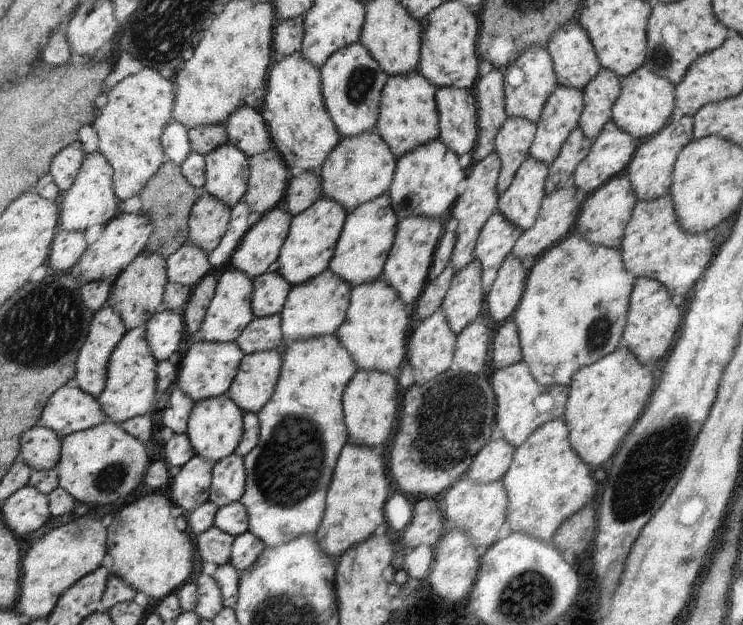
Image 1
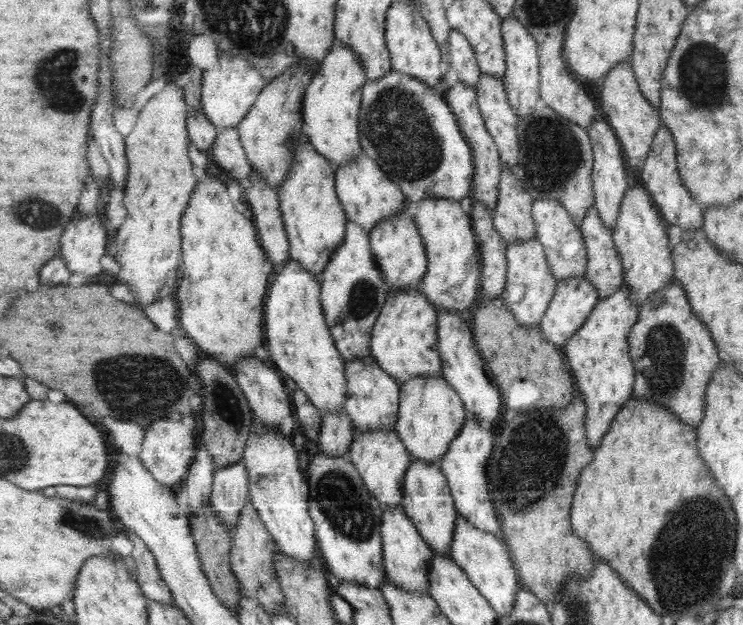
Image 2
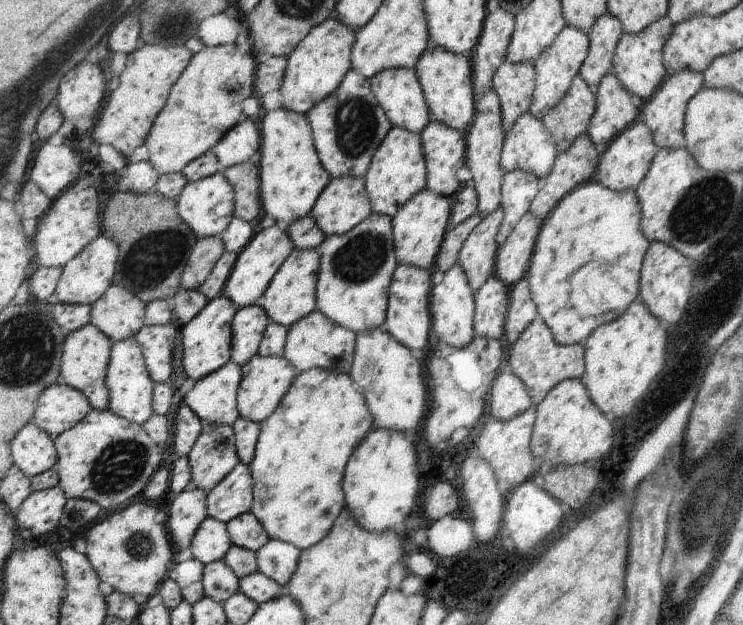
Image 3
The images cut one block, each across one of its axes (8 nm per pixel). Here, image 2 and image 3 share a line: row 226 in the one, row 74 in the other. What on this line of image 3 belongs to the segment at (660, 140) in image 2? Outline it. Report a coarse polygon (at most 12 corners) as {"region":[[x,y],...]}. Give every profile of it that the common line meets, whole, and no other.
{"region":[[702,73],[670,74],[645,102],[660,149],[685,149],[686,112]]}

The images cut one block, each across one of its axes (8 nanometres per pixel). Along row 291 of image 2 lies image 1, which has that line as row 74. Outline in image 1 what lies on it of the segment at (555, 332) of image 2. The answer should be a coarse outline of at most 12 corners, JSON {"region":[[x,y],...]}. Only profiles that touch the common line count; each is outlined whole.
{"region":[[577,20],[548,42],[558,86],[584,91],[602,71]]}

